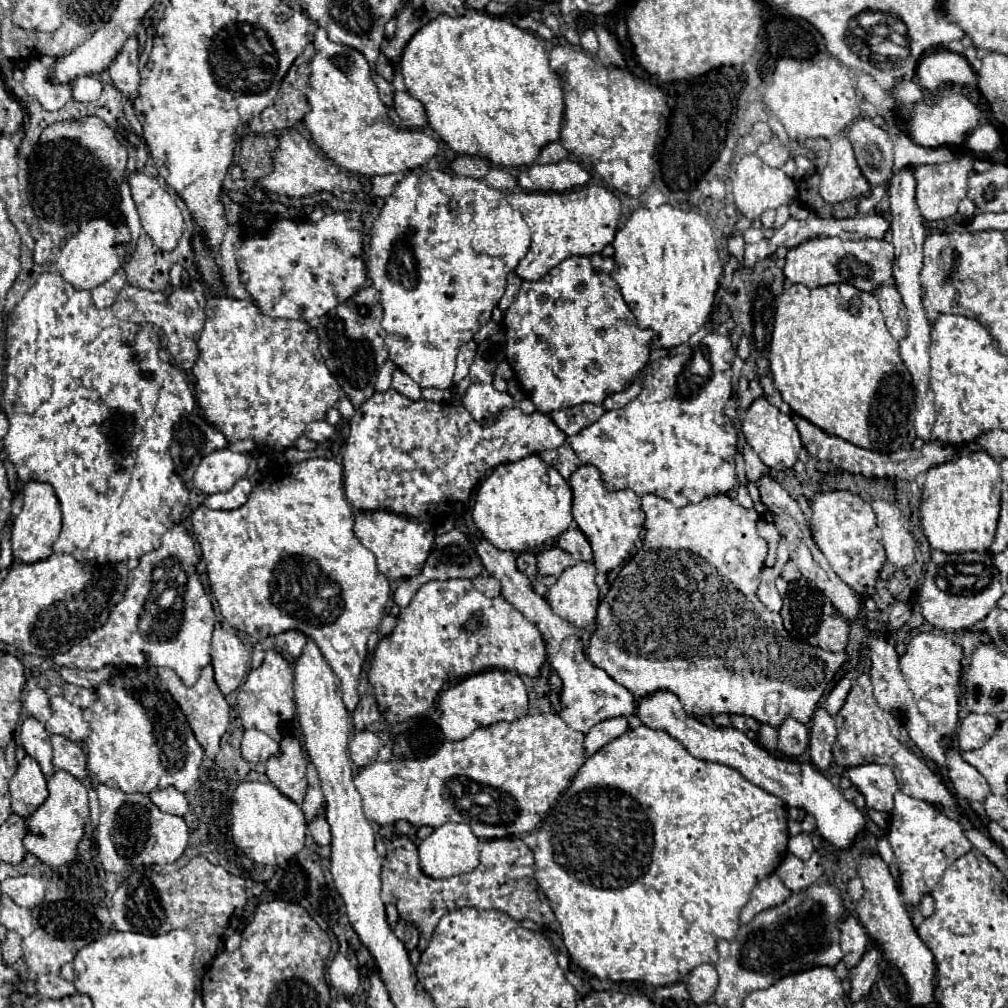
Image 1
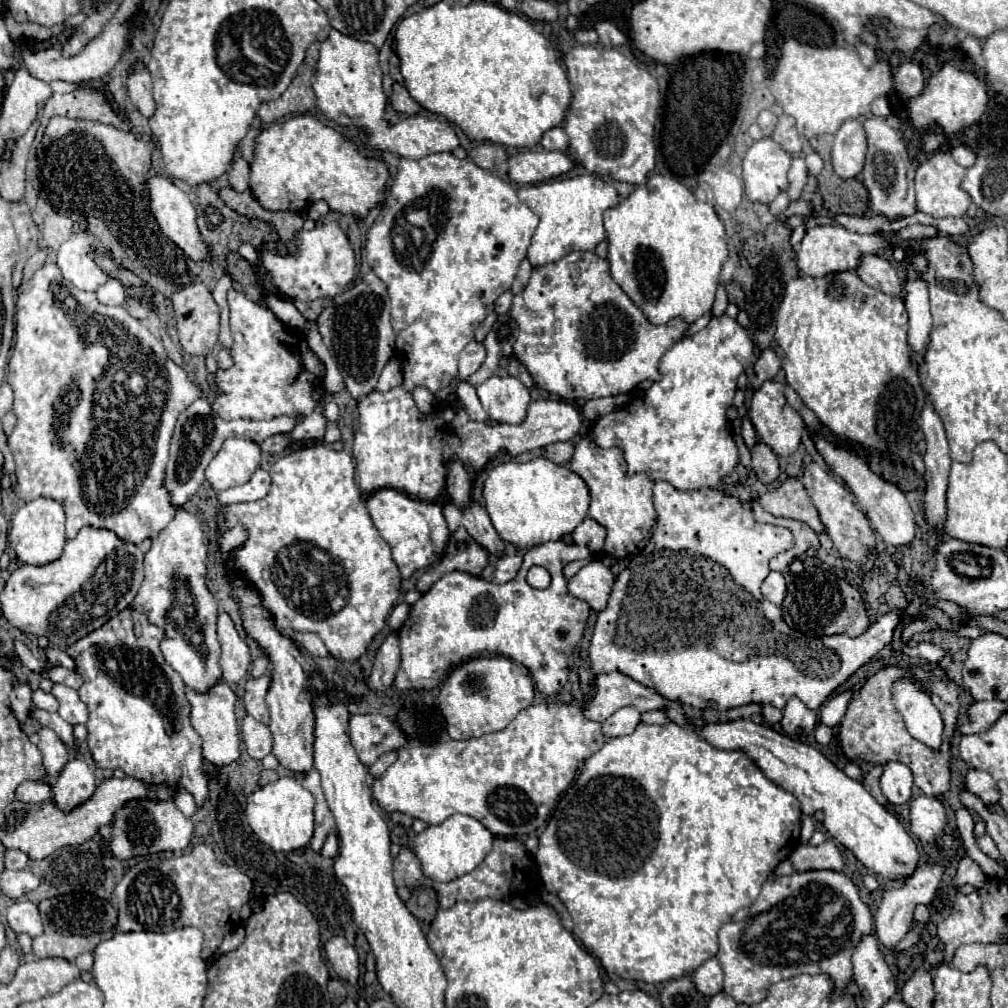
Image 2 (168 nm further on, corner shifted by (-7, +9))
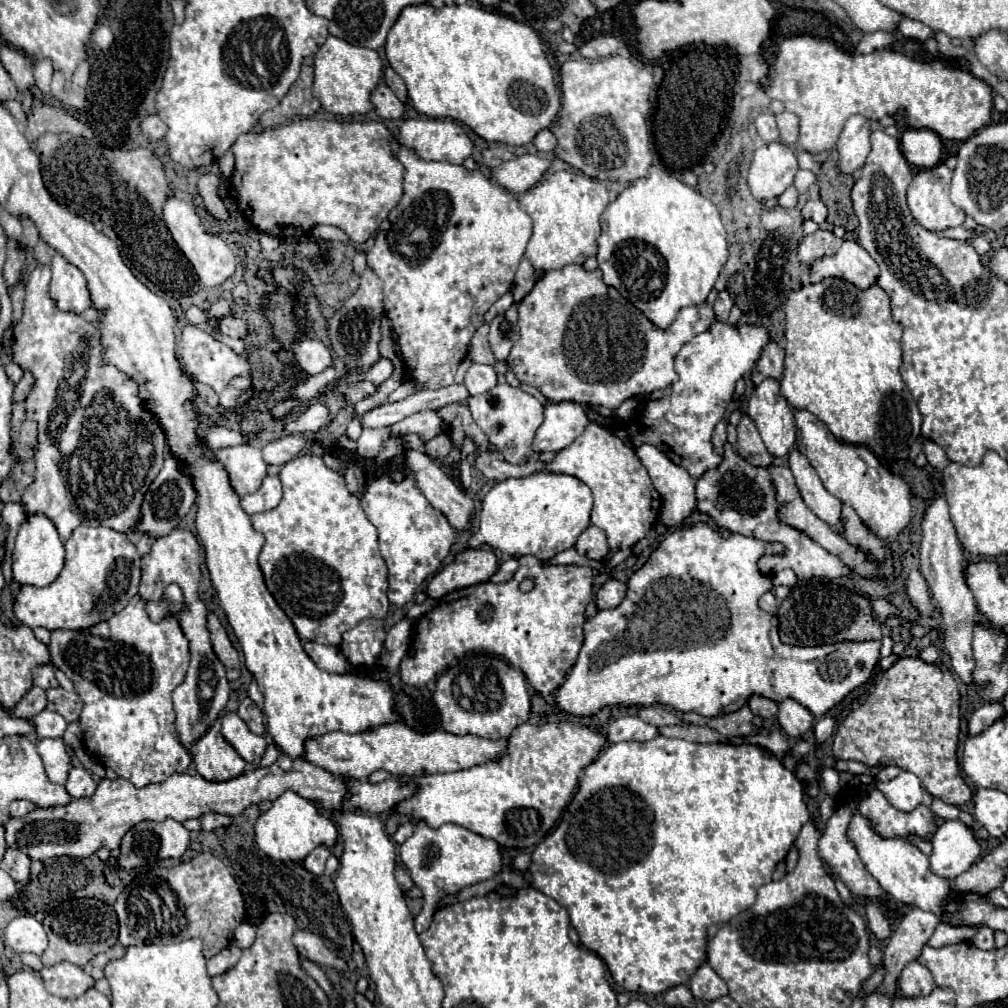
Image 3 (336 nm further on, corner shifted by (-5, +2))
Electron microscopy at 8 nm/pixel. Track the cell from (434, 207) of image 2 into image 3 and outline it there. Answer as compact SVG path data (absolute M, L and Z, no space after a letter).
M400 146L398 150L398 160L404 164L406 168L406 176L404 176L404 196L398 202L398 206L388 214L388 218L380 224L380 230L376 232L376 244L374 248L368 252L368 266L382 278L384 282L384 312L386 318L392 322L392 328L398 334L398 346L400 346L400 356L404 360L404 364L408 364L410 370L410 380L414 380L420 388L444 388L450 386L454 382L454 374L458 364L466 358L468 354L468 346L470 340L476 332L476 328L480 324L484 324L484 314L486 310L500 298L504 296L514 282L514 274L516 268L524 256L526 244L532 236L532 218L518 206L518 200L514 194L510 194L508 190L504 190L502 186L498 186L496 182L492 182L490 178L486 178L482 172L470 172L464 166L454 166L448 162L426 162L420 156L416 156L414 150Z

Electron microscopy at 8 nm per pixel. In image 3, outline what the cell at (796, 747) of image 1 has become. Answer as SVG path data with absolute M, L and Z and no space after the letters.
M786 698L778 704L778 722L782 730L792 738L802 738L814 724L812 712L800 702Z

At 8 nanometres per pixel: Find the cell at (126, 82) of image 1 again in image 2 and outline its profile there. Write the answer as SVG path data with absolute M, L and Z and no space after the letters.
M134 65L130 69L130 77L126 79L128 85L128 95L134 103L134 107L144 115L152 117L154 115L154 99L152 99L152 77L146 65Z

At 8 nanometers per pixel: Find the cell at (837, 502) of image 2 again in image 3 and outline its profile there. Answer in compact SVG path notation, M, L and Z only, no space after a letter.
M792 450L788 454L788 468L794 474L798 492L802 496L802 500L806 502L806 506L820 520L824 520L836 532L840 532L840 508L842 508L842 502L824 488L820 476L816 474L816 470L808 462L808 458L800 450Z

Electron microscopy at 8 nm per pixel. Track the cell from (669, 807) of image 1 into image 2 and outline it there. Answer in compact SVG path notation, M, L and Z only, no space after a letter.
M640 723L632 735L608 739L598 753L586 759L580 777L562 795L554 809L554 815L550 817L546 829L540 835L536 861L546 891L556 893L566 905L568 913L572 915L574 937L582 941L582 945L602 963L606 971L612 971L622 979L664 983L670 979L690 975L694 969L698 969L698 965L702 965L702 961L718 953L718 929L726 921L730 921L738 909L750 907L756 901L766 877L778 867L780 861L788 859L788 855L798 847L800 815L802 813L798 799L792 793L768 781L762 775L762 771L742 751L720 751L696 733L686 731L676 723Z

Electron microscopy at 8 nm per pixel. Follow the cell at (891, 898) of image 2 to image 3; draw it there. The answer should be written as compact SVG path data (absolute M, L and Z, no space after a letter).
M946 820L934 834L932 846L932 872L946 878L960 876L980 856L980 844L976 842L974 832L962 820Z

